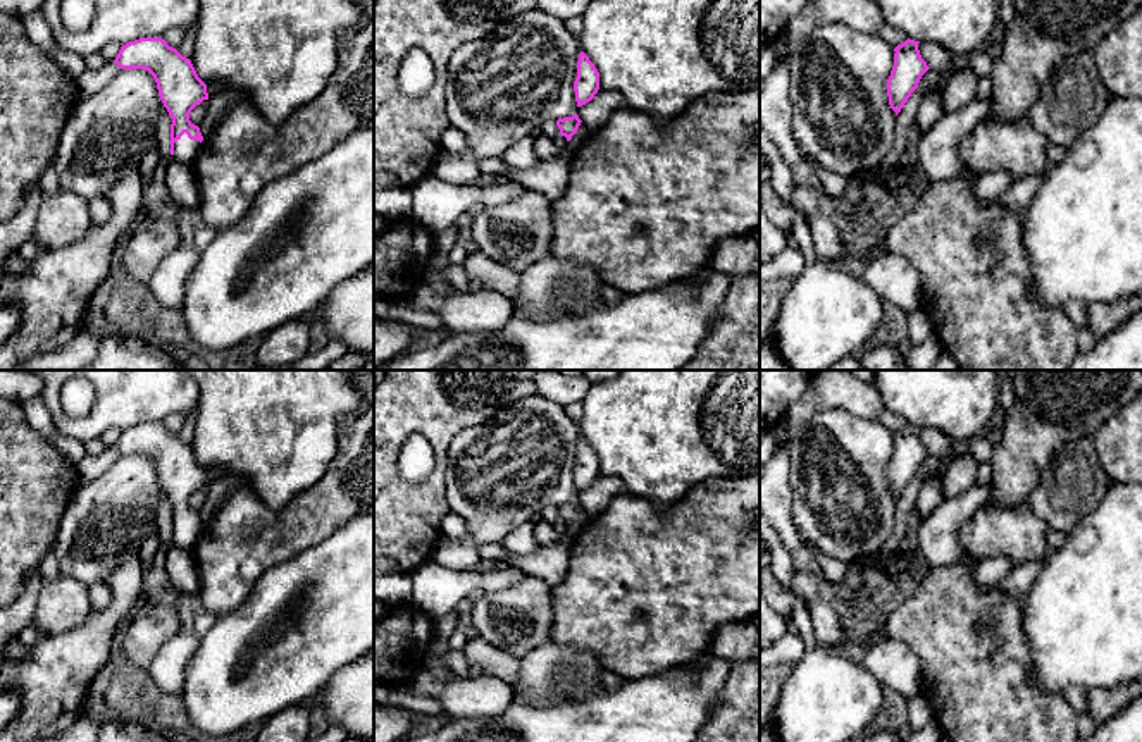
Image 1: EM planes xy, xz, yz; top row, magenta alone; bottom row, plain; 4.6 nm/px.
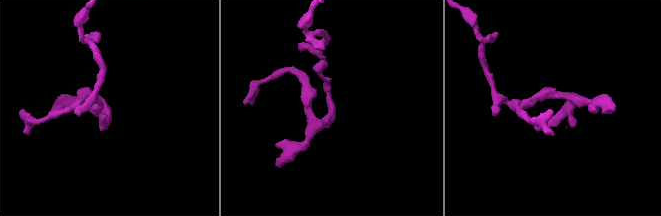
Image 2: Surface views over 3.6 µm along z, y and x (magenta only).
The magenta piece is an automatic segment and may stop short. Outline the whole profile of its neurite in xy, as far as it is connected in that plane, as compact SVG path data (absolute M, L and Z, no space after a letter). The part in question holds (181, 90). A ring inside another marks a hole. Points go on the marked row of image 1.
M140 38L122 45L114 62L119 69L145 69L153 76L160 100L172 119L171 155L174 160L193 165L203 136L189 121L189 114L208 100L208 93L191 60L162 38Z

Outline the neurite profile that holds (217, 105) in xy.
M233 90L220 91L207 100L207 110L200 122L200 133L208 138L220 124L222 117L234 108L238 95Z

